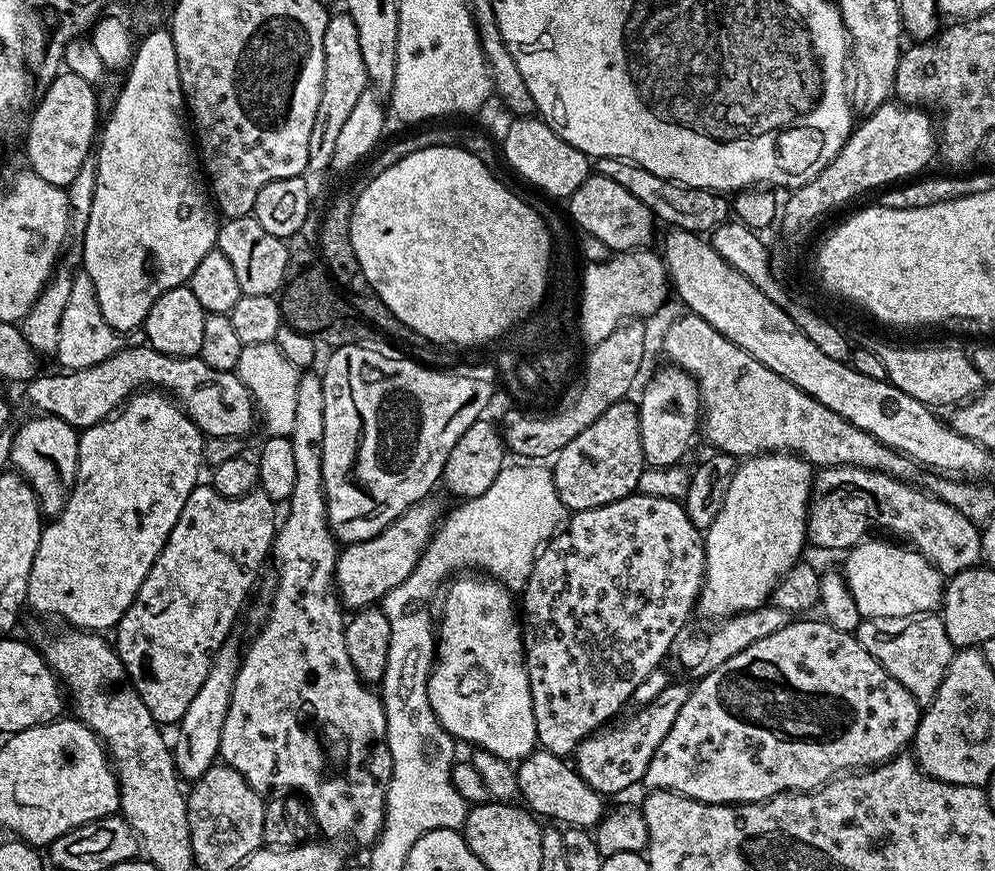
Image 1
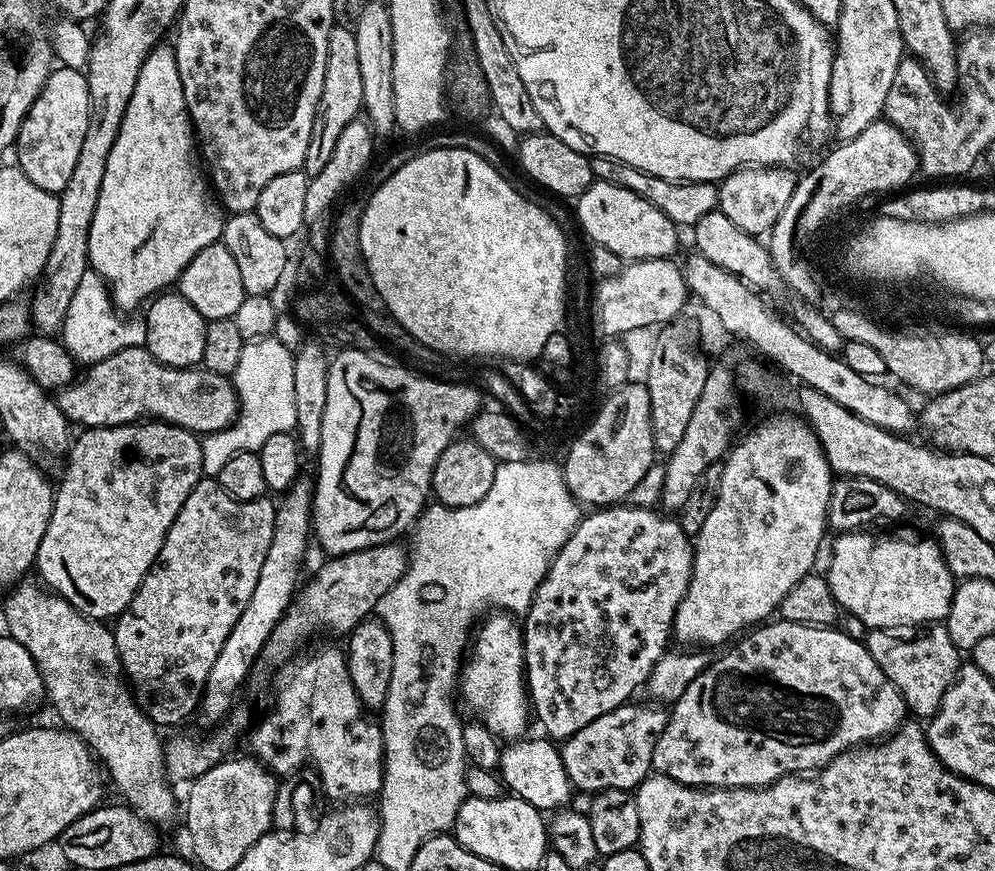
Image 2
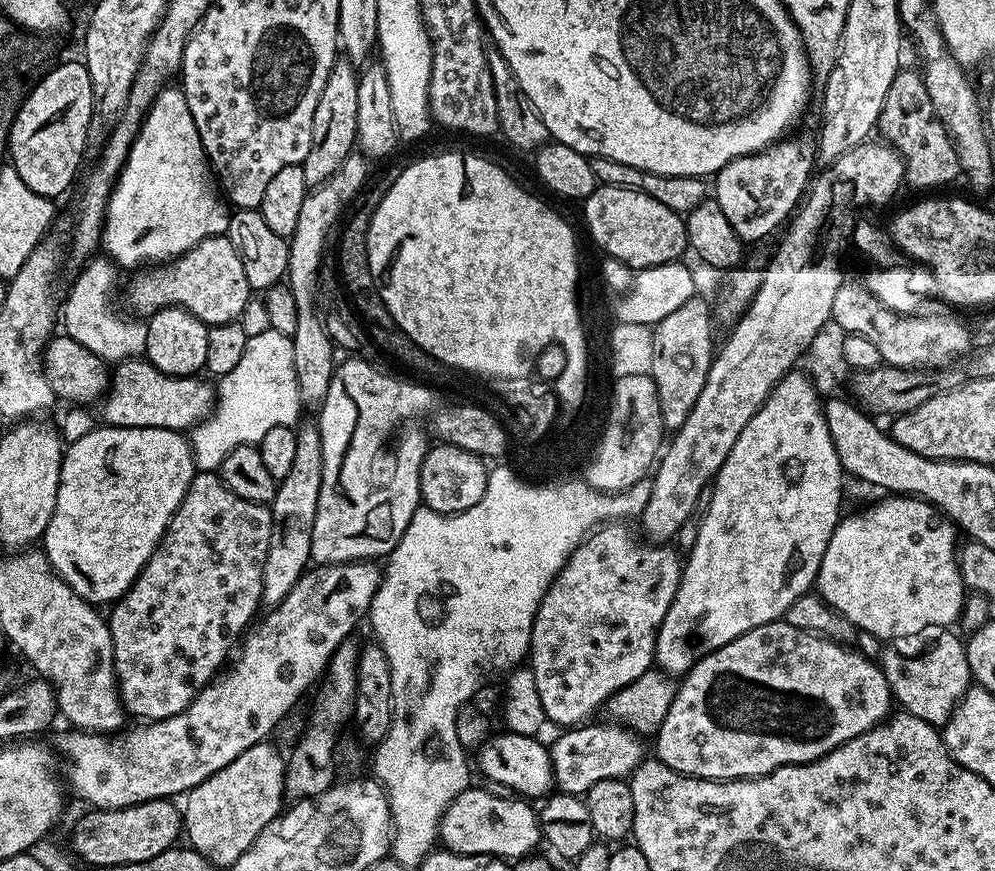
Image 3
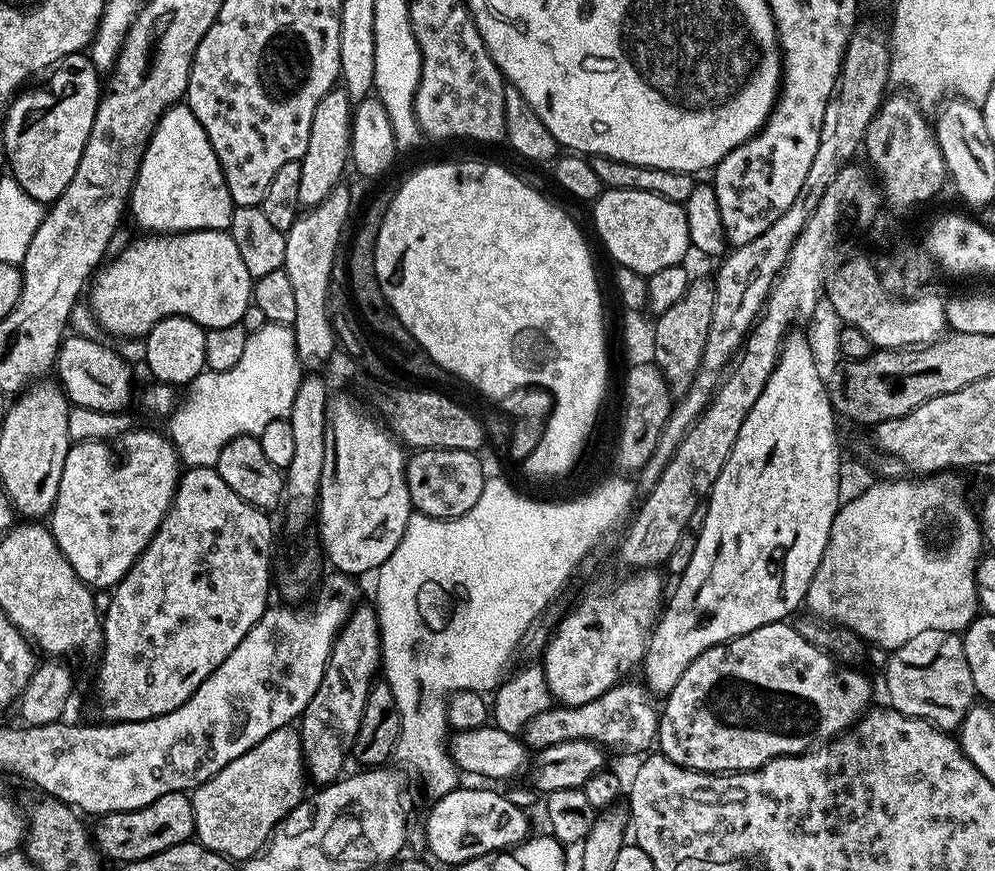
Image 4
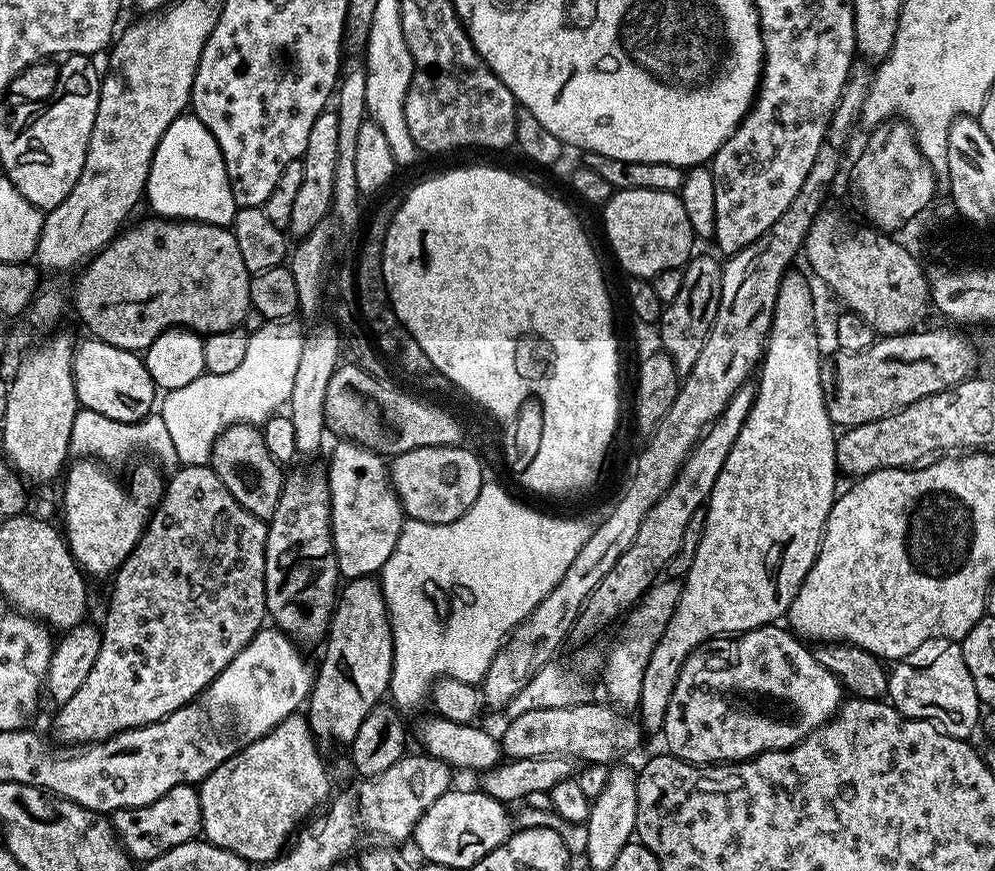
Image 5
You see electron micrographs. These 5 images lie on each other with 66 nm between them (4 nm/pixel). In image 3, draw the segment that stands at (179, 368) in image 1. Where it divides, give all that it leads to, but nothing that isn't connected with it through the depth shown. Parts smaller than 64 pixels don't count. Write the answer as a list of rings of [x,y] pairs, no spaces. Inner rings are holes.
[[[147,358],[121,360],[111,369],[110,383],[103,393],[100,416],[114,428],[165,428],[184,432],[201,424],[216,406],[216,389],[207,379],[162,374]]]

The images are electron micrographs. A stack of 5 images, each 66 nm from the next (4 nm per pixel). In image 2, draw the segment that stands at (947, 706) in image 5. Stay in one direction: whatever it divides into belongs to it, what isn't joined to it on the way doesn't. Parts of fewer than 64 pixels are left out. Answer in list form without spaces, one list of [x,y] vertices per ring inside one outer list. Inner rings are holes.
[[[943,623],[927,626],[898,626],[897,628],[873,628],[867,633],[866,643],[874,662],[882,666],[882,674],[898,686],[905,709],[916,716],[930,718],[938,710],[948,687],[960,673],[962,652],[951,641]]]

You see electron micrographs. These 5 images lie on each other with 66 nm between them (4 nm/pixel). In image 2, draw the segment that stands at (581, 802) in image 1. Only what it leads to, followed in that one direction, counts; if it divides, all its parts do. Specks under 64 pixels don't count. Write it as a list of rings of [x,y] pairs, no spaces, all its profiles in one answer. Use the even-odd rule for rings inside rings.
[[[517,738],[501,747],[498,776],[511,795],[530,802],[530,806],[545,814],[551,814],[563,809],[571,801],[568,799],[574,796],[574,789],[560,757],[560,748],[548,738],[528,739]]]

